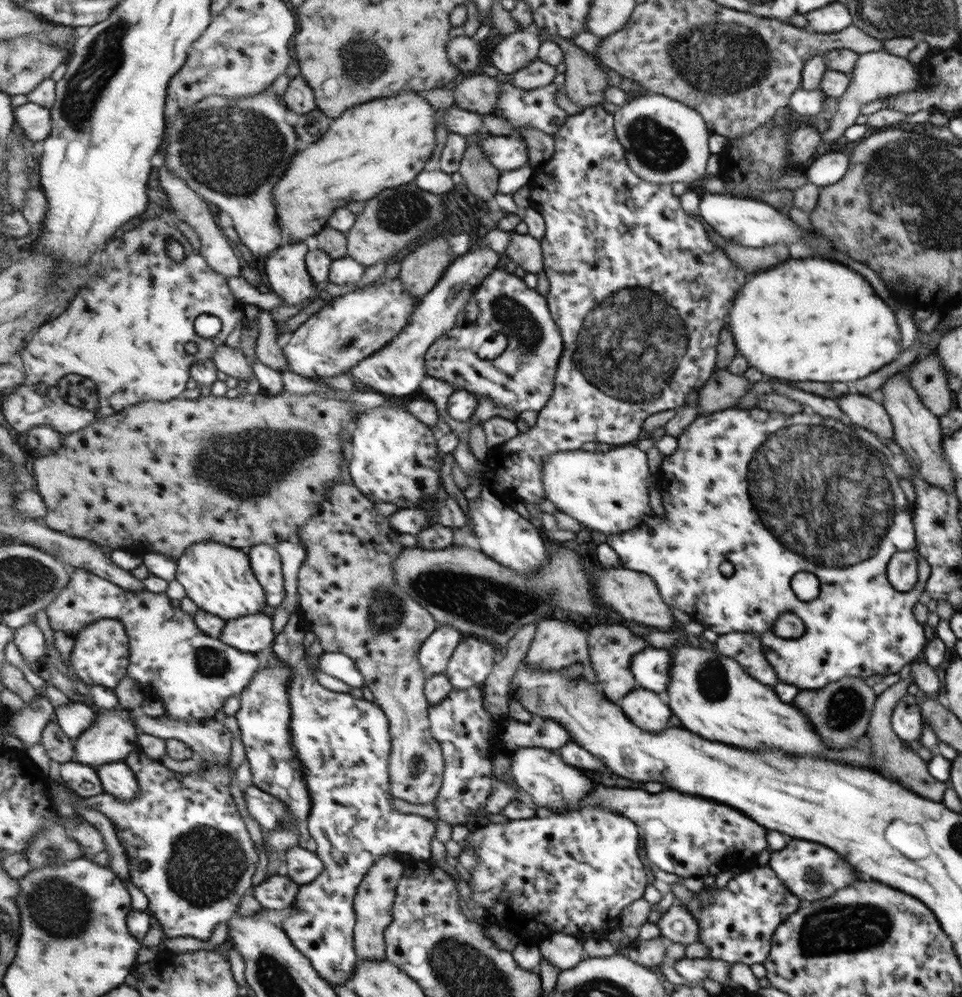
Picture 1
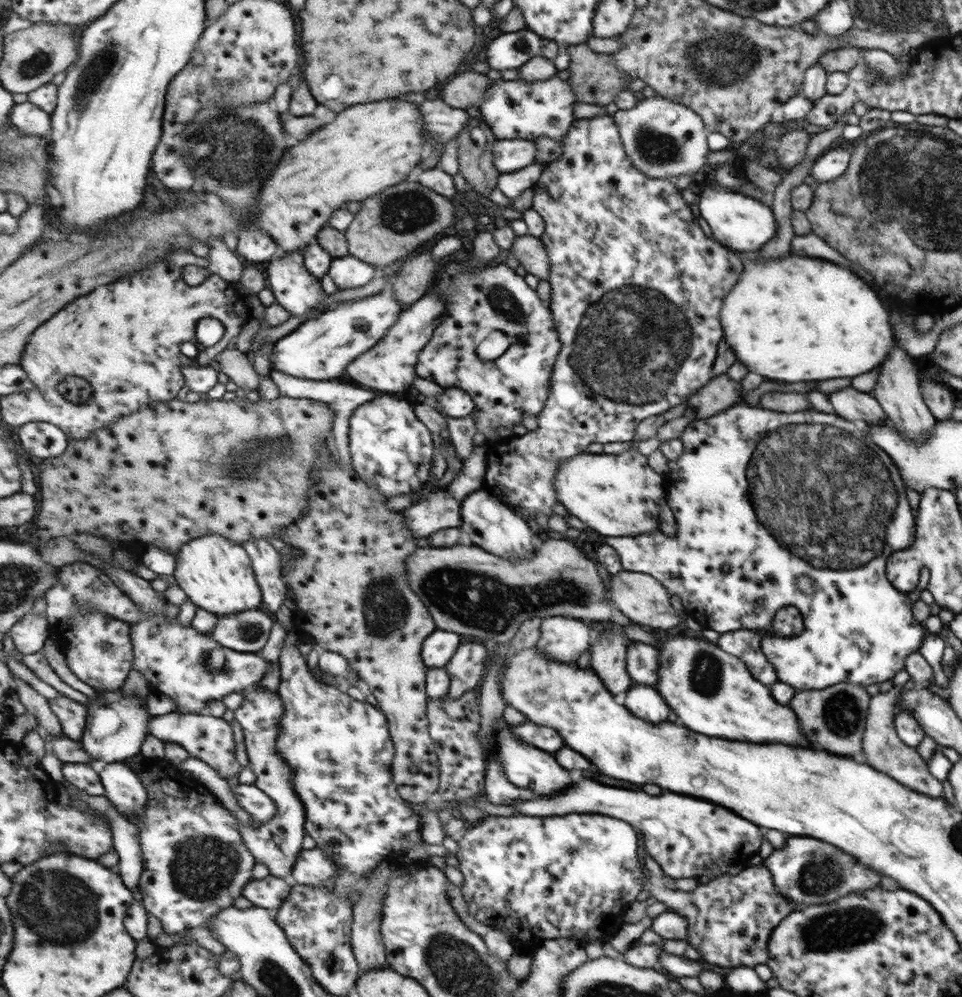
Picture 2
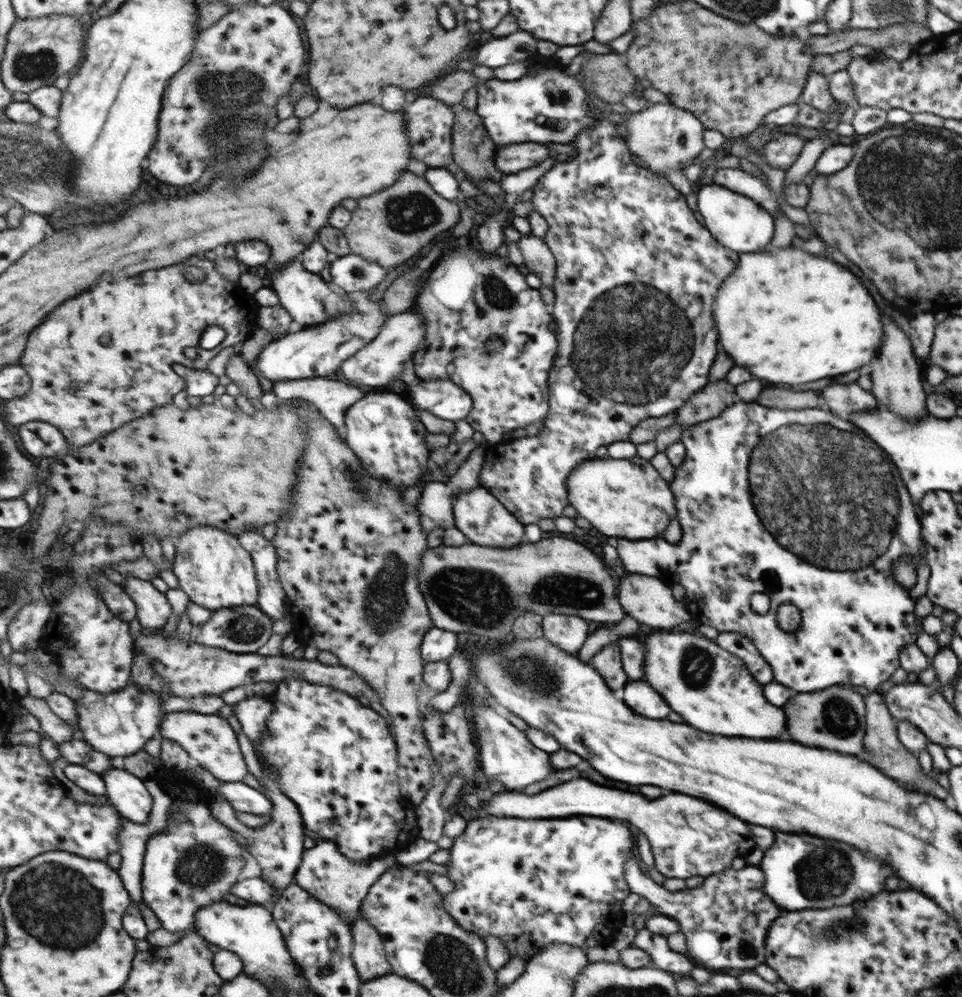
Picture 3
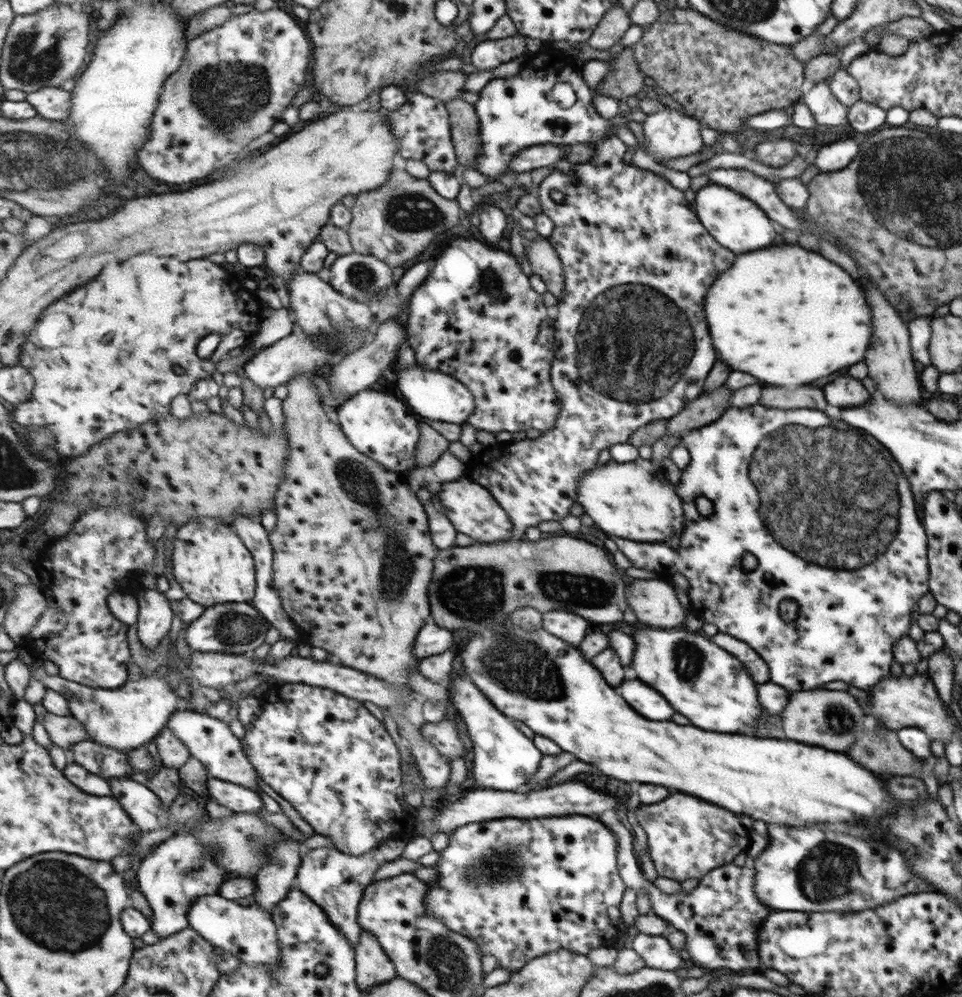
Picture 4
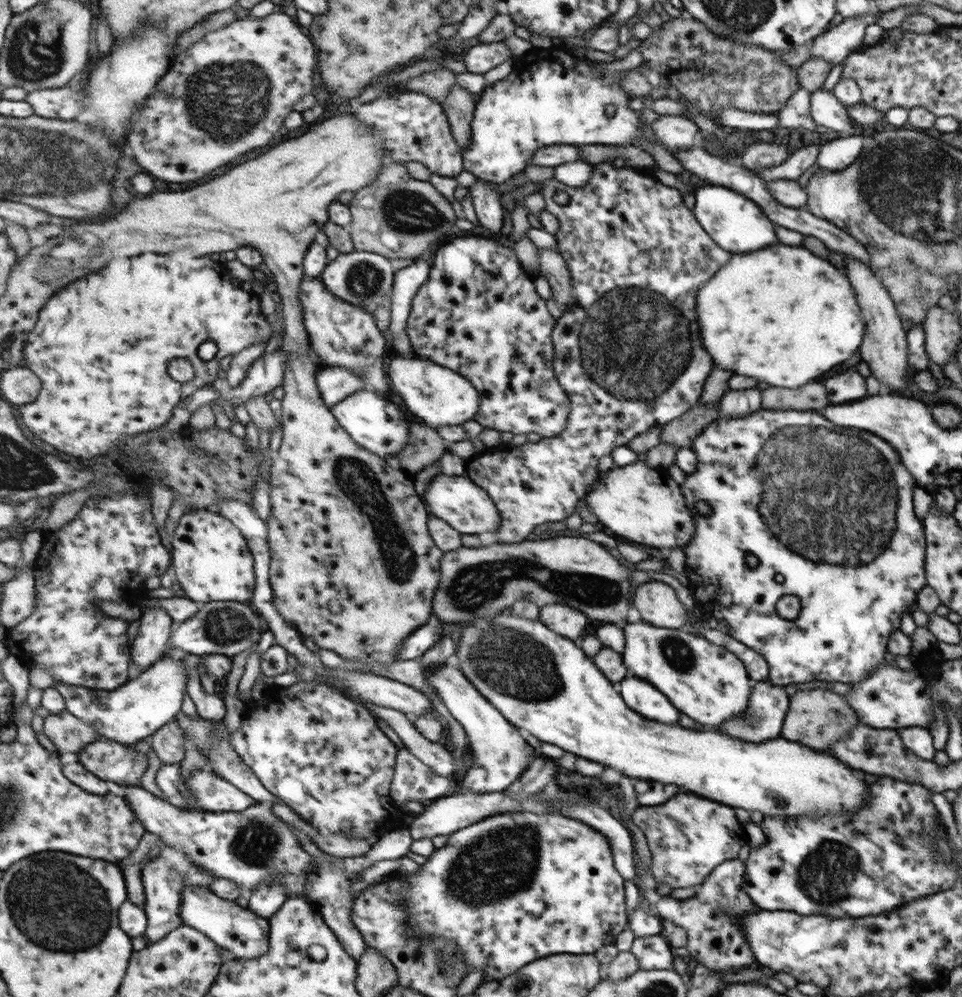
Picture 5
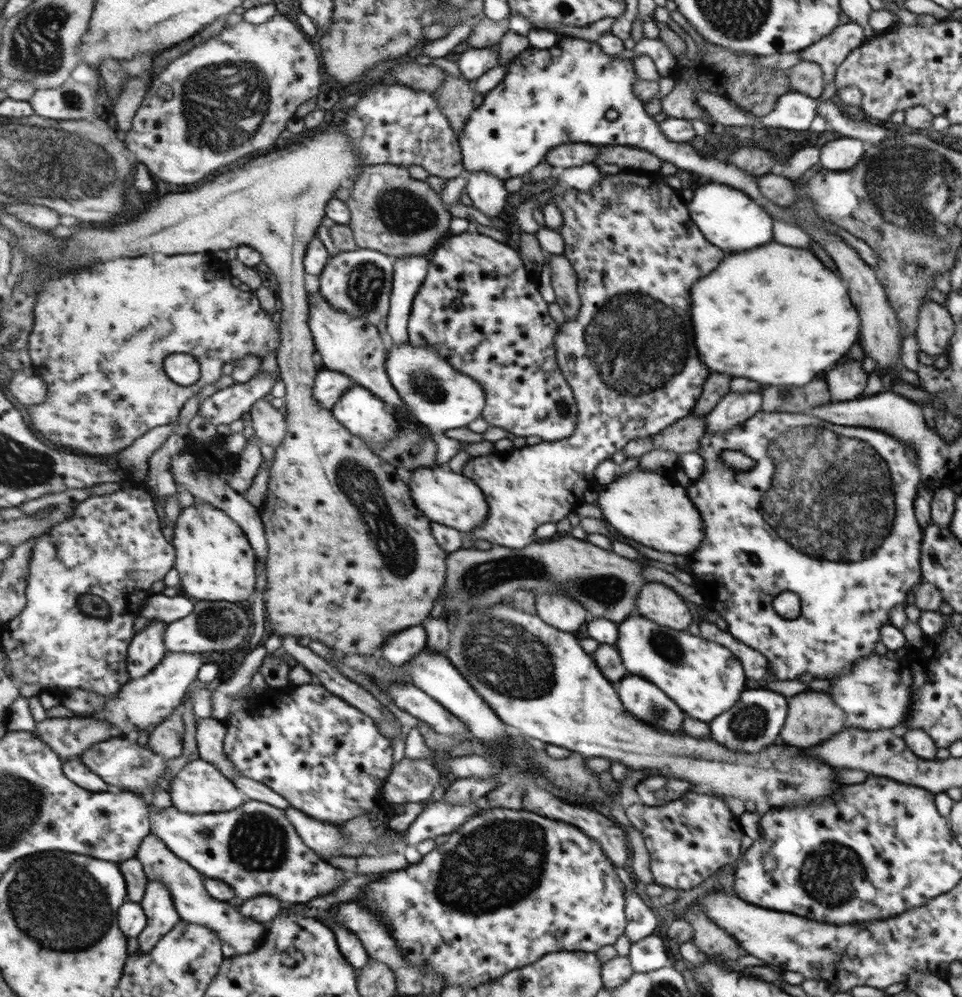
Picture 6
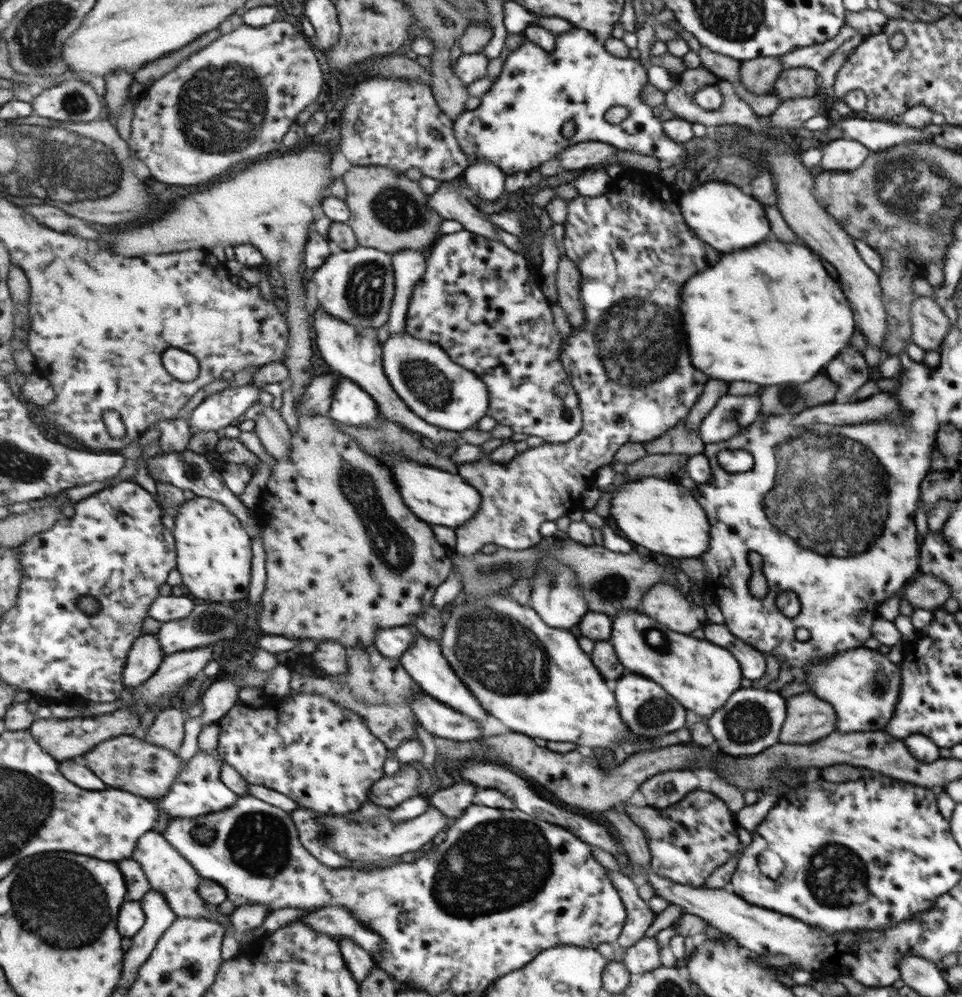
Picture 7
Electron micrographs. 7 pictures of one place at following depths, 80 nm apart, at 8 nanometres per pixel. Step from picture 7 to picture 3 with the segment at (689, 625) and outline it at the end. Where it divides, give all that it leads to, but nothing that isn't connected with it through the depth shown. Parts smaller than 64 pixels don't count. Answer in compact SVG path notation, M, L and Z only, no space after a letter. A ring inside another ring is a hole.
M629 574L619 578L618 601L625 609L627 616L637 620L639 624L651 626L651 628L671 628L681 622L689 622L689 615L685 612L685 607L681 602L675 602L671 596L669 586L665 586L664 580L655 580L651 576L639 576L639 574Z

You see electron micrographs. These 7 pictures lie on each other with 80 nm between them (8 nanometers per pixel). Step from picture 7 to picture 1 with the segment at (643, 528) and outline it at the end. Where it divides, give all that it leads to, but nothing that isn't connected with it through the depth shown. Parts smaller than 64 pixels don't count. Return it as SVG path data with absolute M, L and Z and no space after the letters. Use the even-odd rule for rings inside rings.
M625 444L606 452L577 449L546 456L542 481L547 490L547 499L555 505L557 510L597 532L617 534L617 532L627 532L631 528L638 527L649 519L647 514L652 511L649 508L647 492L649 492L649 486L655 487L653 482L657 482L657 478L653 480L653 476L649 474L649 468L645 464L645 452L637 450L636 446Z

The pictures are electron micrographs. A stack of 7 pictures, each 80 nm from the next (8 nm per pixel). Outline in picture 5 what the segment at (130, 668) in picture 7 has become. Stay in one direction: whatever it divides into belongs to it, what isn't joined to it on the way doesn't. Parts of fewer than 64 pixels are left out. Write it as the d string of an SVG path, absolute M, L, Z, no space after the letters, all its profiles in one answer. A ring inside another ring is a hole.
M149 607L142 613L139 631L132 644L132 662L141 668L141 672L153 666L154 663L161 660L161 656L164 656L167 650L167 642L172 636L173 621L172 616L163 607Z

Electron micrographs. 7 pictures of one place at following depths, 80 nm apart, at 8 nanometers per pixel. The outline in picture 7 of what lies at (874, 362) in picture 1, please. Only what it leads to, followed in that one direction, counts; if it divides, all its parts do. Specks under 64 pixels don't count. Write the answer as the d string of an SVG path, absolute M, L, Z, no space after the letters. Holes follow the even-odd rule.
M769 237L755 244L755 248L723 254L723 260L719 260L715 268L699 272L699 276L687 284L683 312L687 312L687 332L691 332L691 352L695 352L695 364L699 364L707 376L725 382L745 380L761 386L781 382L799 384L813 378L848 345L856 325L852 308L841 294L841 284L831 280L821 262L805 246Z

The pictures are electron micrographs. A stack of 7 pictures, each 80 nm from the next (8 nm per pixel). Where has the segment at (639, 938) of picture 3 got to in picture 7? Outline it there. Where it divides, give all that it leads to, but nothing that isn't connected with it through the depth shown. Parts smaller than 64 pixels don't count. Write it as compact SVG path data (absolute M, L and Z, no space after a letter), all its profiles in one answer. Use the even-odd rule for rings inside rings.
M641 937L621 956L621 962L631 977L639 976L645 972L661 967L659 957L660 946L655 937Z

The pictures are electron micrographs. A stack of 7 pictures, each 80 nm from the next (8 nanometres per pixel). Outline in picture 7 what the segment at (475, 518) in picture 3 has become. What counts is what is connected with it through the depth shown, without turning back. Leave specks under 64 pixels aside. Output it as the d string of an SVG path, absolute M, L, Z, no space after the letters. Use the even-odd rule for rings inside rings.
M388 452L381 460L392 470L405 504L432 526L448 526L457 529L467 524L469 520L473 520L482 510L483 500L479 489L457 473L409 460L402 452Z

